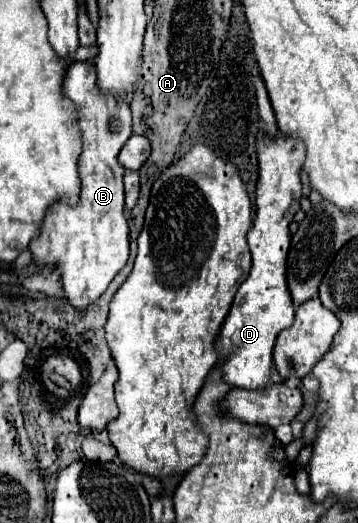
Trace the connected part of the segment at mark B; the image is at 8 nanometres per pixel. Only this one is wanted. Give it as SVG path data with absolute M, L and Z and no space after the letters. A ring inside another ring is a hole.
M74 62L68 68L66 80L64 80L64 94L76 104L80 120L78 126L82 130L82 156L80 156L80 180L82 190L78 196L78 202L70 206L70 200L58 200L54 202L44 216L44 222L40 226L38 236L30 242L30 250L34 256L34 262L40 266L52 264L60 268L62 274L62 288L66 292L66 298L76 306L78 310L84 310L90 302L98 300L102 292L108 288L112 278L124 268L128 260L128 222L124 218L124 168L118 164L118 152L126 144L126 140L132 134L132 118L130 118L130 106L124 98L102 94L96 84L96 66L92 62Z

